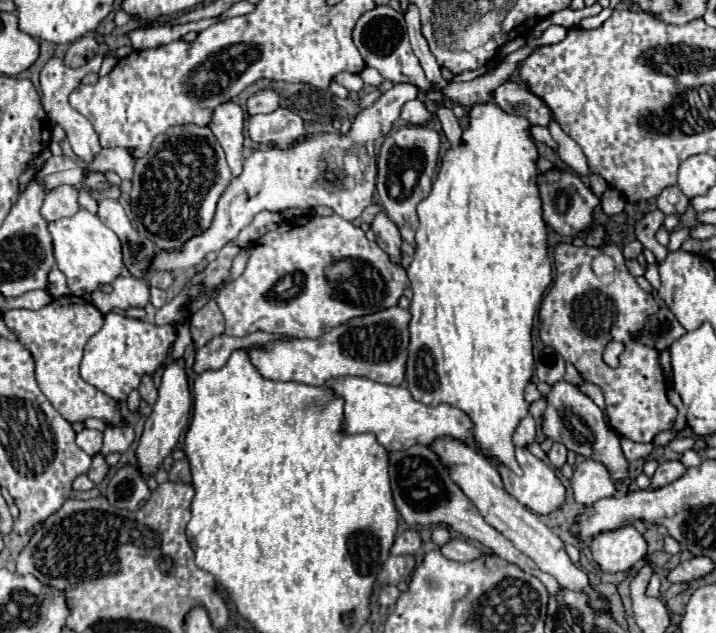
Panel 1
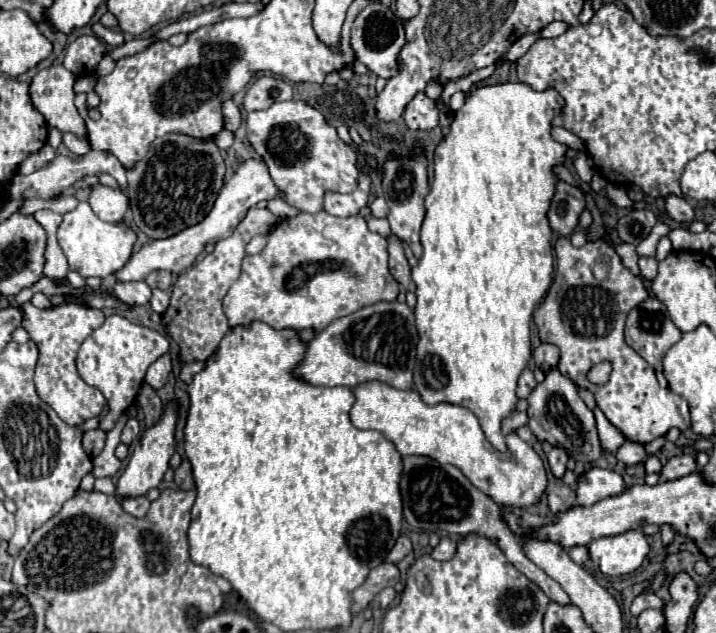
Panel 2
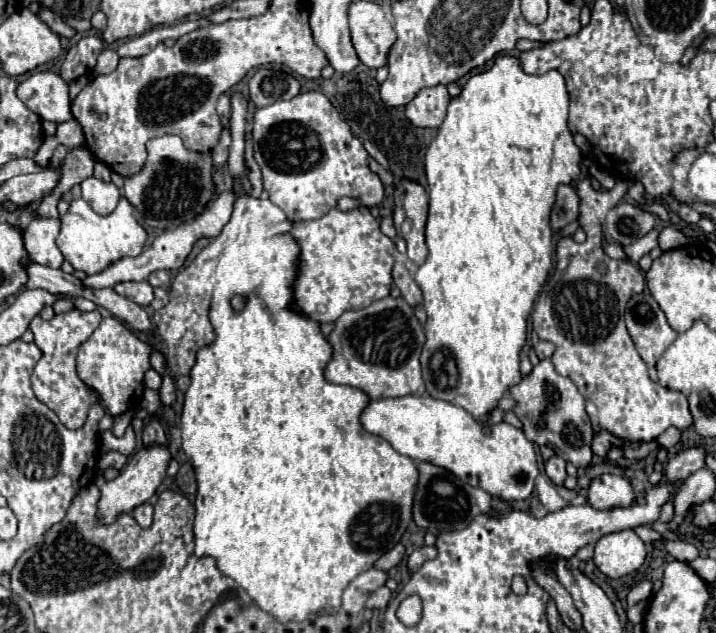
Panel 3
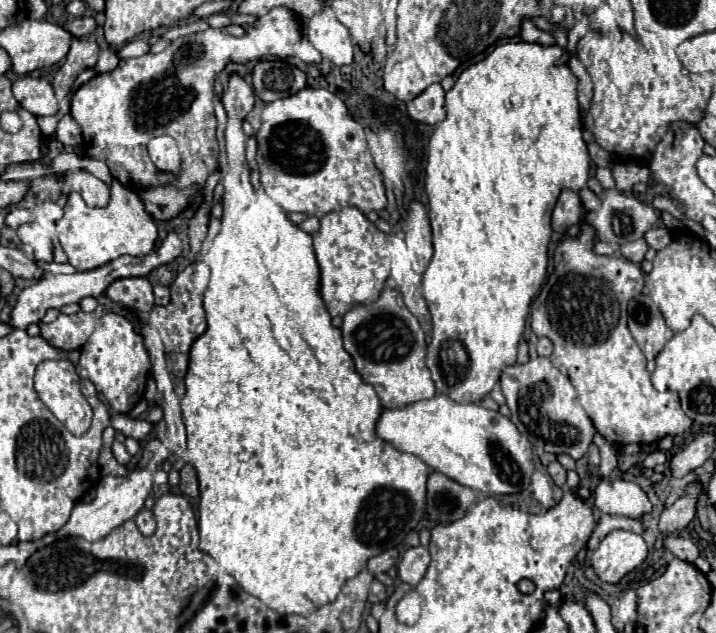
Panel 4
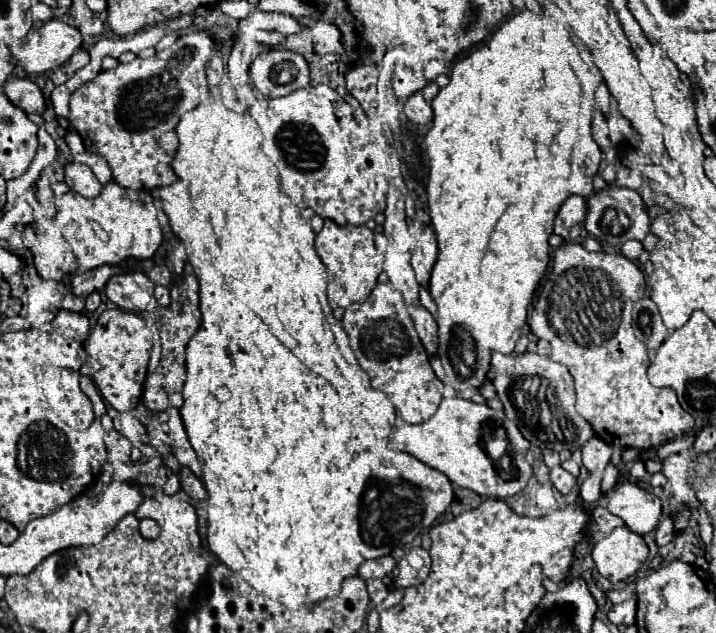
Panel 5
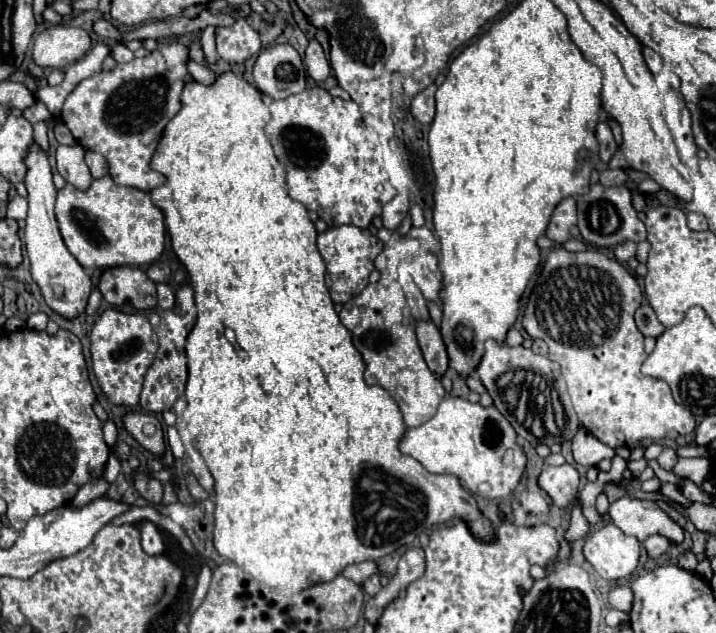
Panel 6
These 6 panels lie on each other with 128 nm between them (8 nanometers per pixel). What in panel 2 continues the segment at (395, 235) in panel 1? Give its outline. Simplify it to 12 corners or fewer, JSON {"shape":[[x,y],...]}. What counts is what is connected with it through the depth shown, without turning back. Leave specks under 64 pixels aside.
{"shape":[[390,234],[390,272],[408,292],[416,290],[398,236]]}

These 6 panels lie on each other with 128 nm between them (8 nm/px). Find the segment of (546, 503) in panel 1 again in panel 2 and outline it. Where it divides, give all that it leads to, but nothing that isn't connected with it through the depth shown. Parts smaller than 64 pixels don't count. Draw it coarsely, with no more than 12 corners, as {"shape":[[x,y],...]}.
{"shape":[[354,386],[350,420],[402,456],[458,466],[496,504],[546,492],[544,462],[518,434],[502,454],[462,406],[416,390]]}

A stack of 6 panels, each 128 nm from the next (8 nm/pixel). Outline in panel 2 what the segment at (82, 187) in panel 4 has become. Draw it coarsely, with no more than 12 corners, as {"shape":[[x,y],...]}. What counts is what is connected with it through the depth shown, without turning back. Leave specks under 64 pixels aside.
{"shape":[[96,184],[88,204],[100,220],[120,224],[128,198]]}

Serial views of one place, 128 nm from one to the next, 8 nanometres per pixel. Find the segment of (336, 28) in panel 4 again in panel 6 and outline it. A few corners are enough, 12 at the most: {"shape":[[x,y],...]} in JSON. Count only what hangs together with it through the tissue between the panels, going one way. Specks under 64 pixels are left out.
{"shape":[[310,40],[306,68],[316,82],[330,74],[322,46]]}

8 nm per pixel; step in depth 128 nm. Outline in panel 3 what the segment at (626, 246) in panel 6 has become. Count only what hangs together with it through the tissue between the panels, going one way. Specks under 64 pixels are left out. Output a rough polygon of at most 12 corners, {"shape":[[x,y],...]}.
{"shape":[[658,230],[648,232],[626,248],[632,262],[638,262],[658,246]]}

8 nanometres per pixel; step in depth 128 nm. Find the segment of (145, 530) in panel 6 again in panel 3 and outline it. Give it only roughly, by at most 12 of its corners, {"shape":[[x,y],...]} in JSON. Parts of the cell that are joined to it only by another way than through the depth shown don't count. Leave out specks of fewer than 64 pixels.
{"shape":[[144,502],[132,510],[142,528],[152,524],[152,506]]}

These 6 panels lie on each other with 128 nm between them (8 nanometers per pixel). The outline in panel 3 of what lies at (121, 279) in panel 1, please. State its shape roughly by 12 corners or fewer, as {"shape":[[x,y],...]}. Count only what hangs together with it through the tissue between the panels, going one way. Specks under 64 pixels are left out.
{"shape":[[120,282],[120,296],[148,306],[154,298],[152,286],[142,282]]}

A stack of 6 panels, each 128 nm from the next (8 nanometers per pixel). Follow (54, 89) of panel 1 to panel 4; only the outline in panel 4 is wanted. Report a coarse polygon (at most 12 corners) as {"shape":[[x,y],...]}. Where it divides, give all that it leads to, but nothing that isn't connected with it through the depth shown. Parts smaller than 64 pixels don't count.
{"shape":[[44,78],[12,84],[18,104],[34,116],[58,112],[54,88]]}

